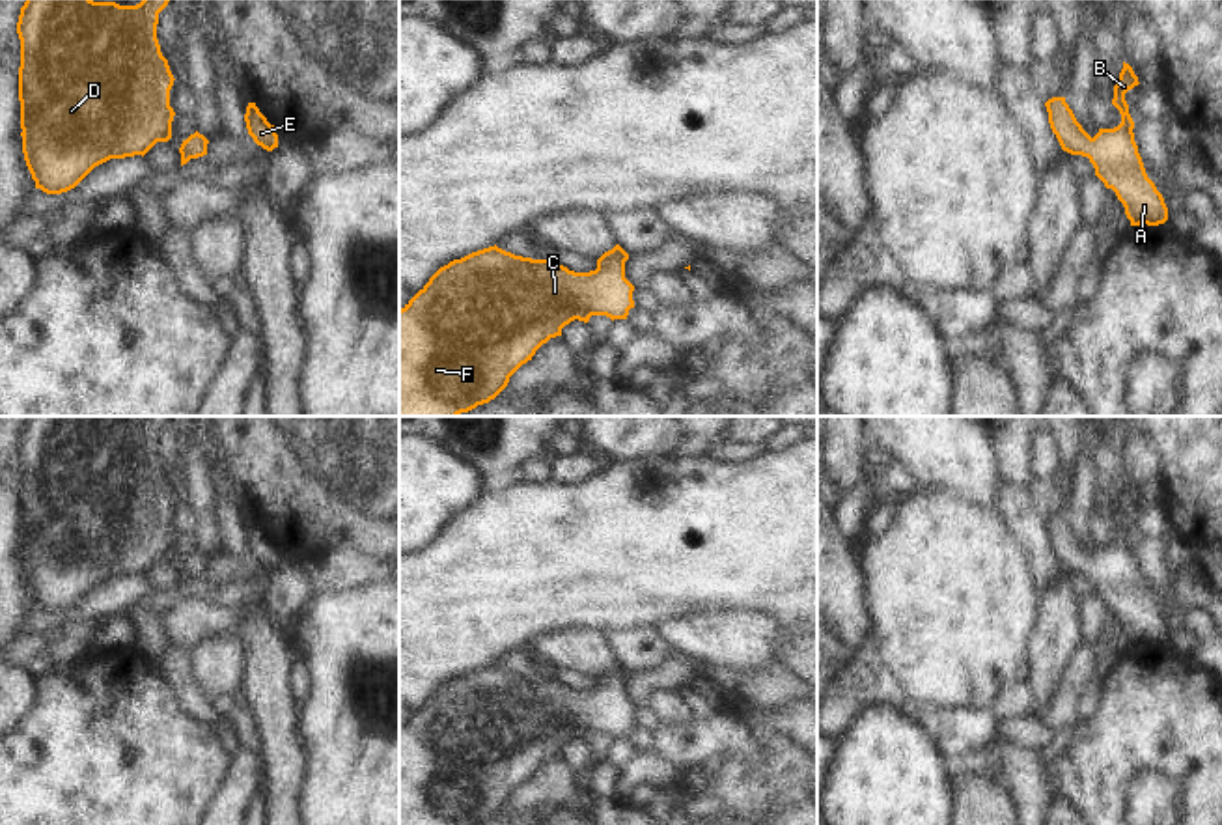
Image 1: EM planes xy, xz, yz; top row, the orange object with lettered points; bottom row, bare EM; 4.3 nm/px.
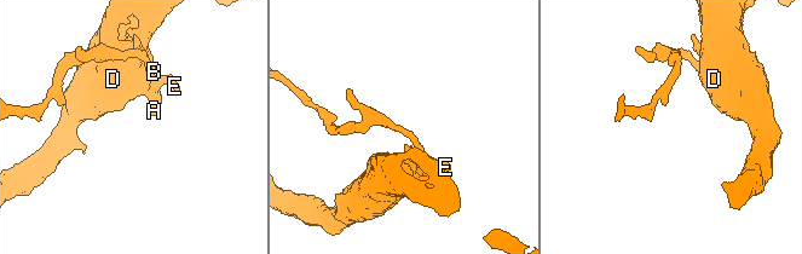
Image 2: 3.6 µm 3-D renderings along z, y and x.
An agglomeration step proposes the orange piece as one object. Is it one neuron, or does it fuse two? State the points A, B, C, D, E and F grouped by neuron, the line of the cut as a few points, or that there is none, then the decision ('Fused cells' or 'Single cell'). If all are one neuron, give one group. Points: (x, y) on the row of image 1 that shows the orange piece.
Groups: A B C D E F. No split. Single cell.

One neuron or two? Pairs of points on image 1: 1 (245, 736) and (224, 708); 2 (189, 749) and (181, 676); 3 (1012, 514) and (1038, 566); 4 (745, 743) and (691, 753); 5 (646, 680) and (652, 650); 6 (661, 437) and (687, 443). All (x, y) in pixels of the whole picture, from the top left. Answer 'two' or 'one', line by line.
1: one
2: two
3: one
4: one
5: two
6: one

